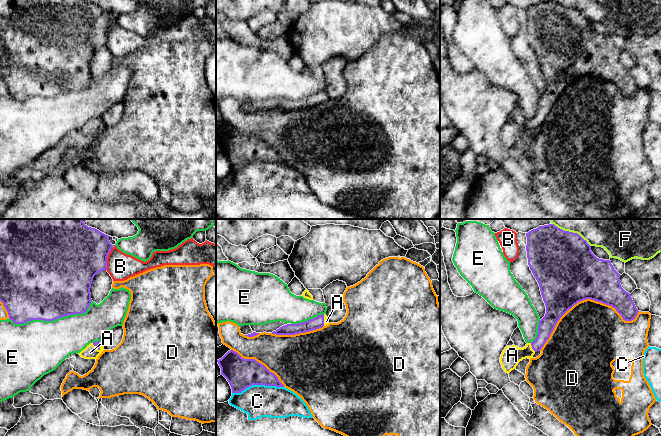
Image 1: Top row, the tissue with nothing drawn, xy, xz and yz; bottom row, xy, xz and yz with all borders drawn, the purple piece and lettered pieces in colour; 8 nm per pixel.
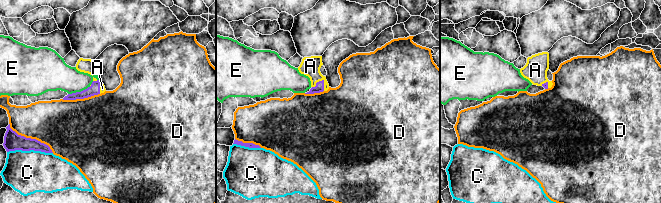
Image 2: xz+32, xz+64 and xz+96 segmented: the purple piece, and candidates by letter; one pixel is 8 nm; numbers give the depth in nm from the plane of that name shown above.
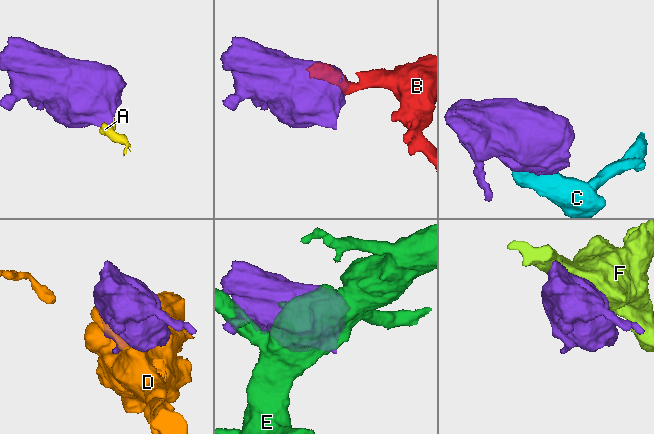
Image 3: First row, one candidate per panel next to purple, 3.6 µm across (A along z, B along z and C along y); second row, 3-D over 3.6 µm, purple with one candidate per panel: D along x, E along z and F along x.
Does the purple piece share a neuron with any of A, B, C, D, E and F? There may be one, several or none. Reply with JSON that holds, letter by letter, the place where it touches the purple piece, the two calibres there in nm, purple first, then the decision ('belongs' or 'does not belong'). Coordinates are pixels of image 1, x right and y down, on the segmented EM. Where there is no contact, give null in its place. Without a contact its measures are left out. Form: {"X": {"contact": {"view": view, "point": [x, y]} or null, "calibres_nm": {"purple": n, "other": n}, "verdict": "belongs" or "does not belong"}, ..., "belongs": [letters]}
{"A": {"contact": {"view": "yz", "point": [532, 347]}, "calibres_nm": {"purple": 130, "other": 160}, "verdict": "belongs"}, "B": {"contact": {"view": "xy", "point": [106, 258]}, "calibres_nm": {"purple": 460, "other": 220}, "verdict": "does not belong"}, "C": {"contact": {"view": "xz", "point": [257, 384]}, "calibres_nm": {"purple": 240, "other": 260}, "verdict": "does not belong"}, "D": {"contact": {"view": "yz", "point": [585, 299]}, "calibres_nm": {"purple": 480, "other": 460}, "verdict": "does not belong"}, "E": {"contact": {"view": "xy", "point": [52, 320]}, "calibres_nm": {"purple": 480, "other": 440}, "verdict": "does not belong"}, "F": {"contact": {"view": "yz", "point": [572, 232]}, "calibres_nm": {"purple": 500, "other": 420}, "verdict": "does not belong"}, "belongs": ["A"]}

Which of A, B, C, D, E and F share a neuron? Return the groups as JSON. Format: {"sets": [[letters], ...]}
{"sets": [["A"], ["B"], ["C"], ["D"], ["E"], ["F"]]}

